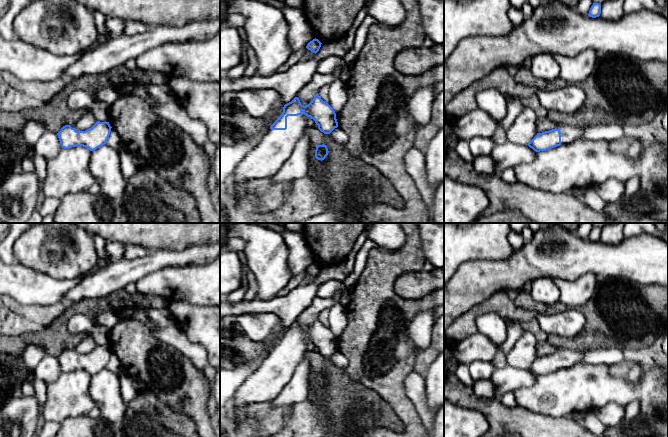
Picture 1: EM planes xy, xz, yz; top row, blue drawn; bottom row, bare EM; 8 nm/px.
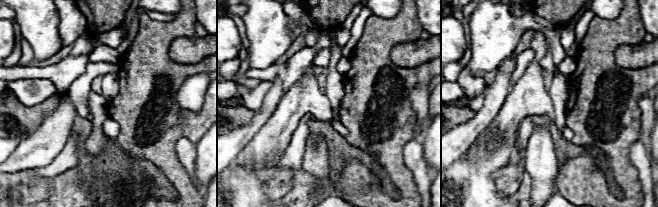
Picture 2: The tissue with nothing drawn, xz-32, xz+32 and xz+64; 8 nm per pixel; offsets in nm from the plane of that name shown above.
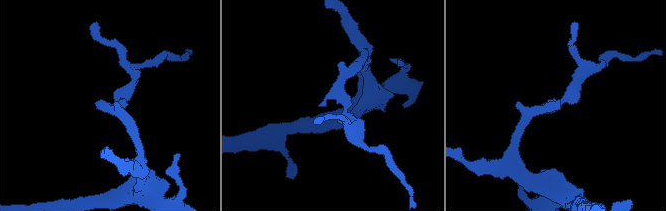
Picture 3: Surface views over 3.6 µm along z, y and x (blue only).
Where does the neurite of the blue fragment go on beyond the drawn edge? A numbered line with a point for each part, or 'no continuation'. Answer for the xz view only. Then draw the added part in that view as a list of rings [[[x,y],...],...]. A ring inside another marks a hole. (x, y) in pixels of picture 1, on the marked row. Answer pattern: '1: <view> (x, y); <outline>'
1: xz (262, 162); [[[307,116],[287,117],[286,130],[269,129],[239,163],[228,181],[263,181],[274,176],[291,156],[297,141],[307,127]]]

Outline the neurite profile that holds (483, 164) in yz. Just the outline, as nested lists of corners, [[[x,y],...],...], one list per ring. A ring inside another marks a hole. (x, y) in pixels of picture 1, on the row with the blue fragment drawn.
[[[490,156],[474,157],[472,164],[476,172],[479,174],[486,174],[486,175],[494,174],[493,160]]]

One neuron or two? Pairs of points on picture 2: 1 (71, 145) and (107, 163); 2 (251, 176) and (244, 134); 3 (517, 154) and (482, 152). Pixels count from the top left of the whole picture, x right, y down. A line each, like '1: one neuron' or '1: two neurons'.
1: two neurons
2: two neurons
3: two neurons

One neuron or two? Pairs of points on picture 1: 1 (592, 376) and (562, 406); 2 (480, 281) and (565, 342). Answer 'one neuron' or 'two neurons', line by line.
1: one neuron
2: two neurons

